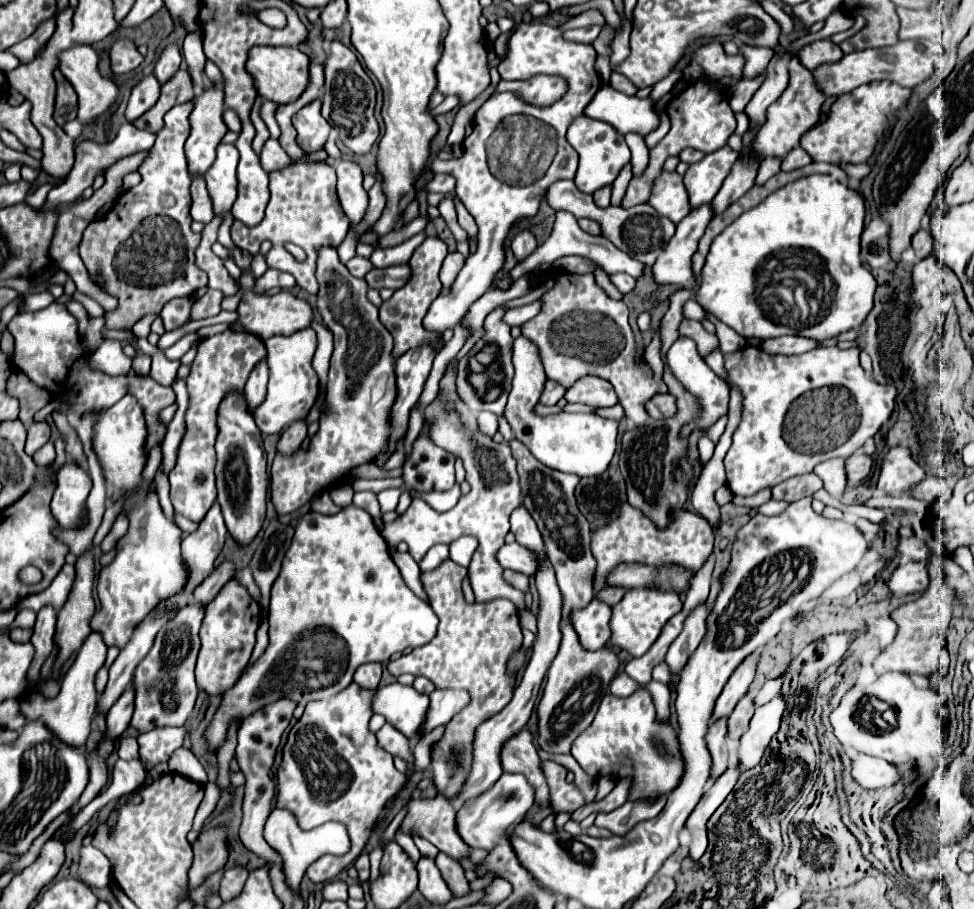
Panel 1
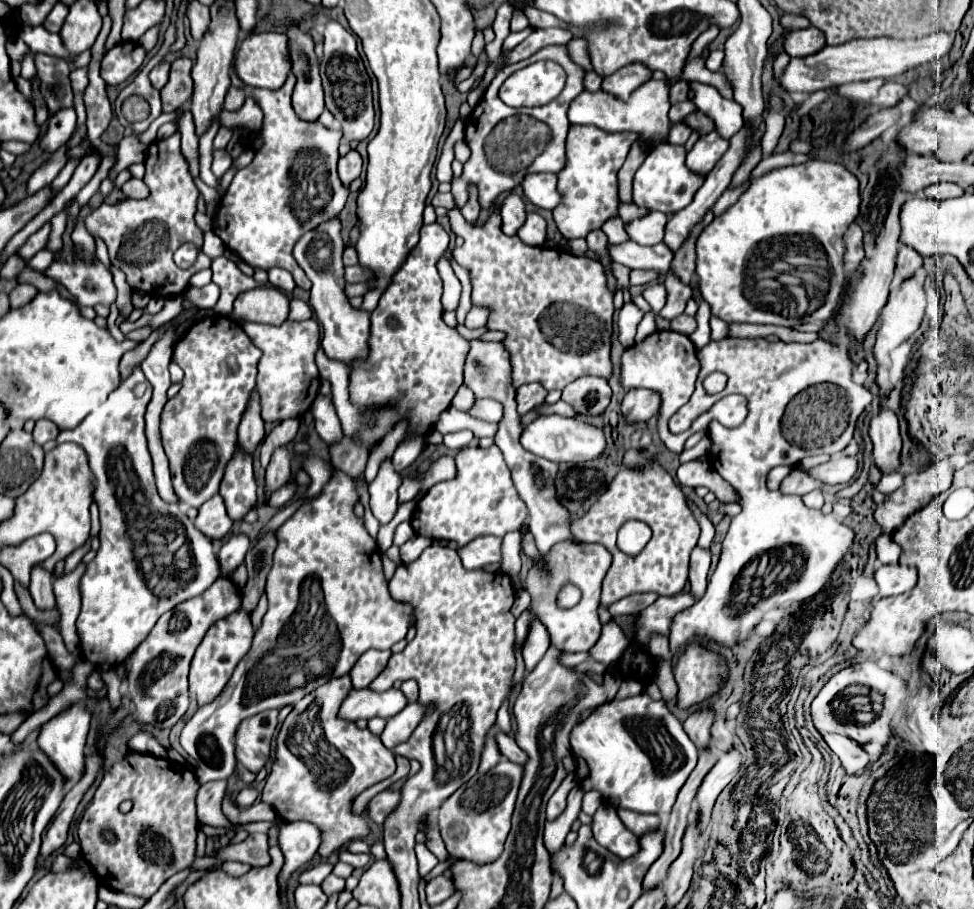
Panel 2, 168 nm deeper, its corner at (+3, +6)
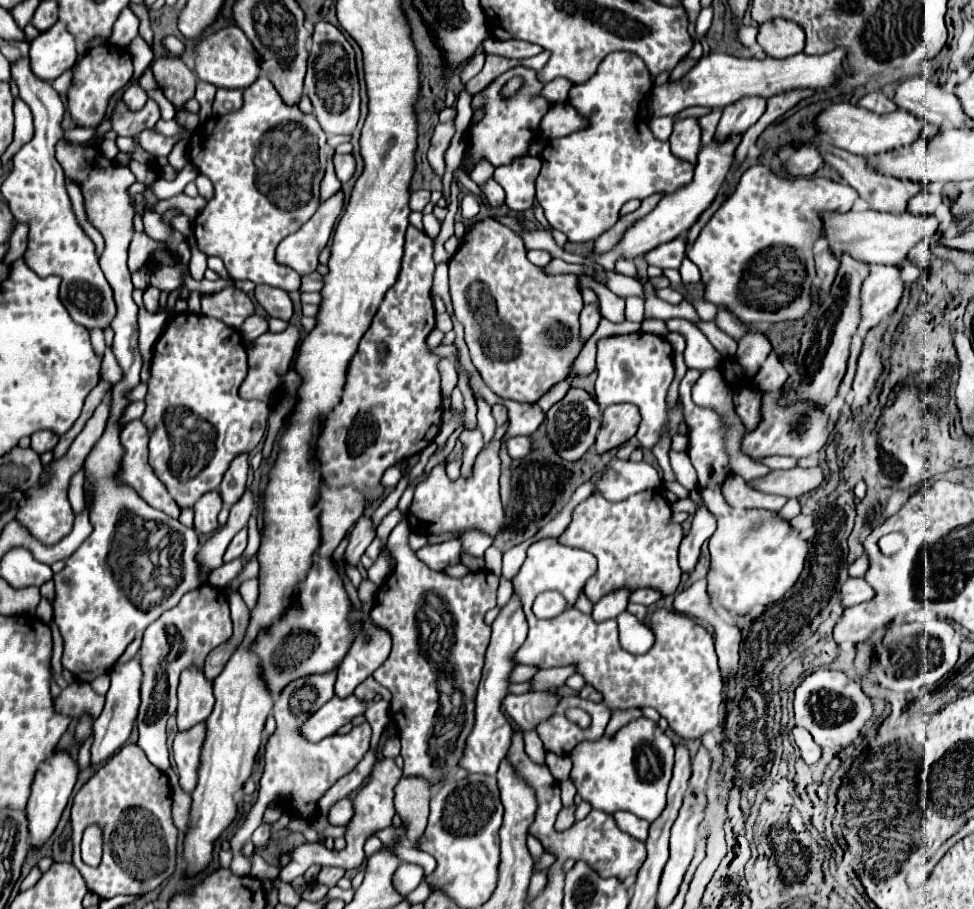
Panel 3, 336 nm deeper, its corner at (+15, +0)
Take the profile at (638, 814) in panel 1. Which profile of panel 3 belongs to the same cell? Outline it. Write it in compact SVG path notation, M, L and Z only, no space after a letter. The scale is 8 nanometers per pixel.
M617 811L613 817L615 817L617 827L619 827L623 833L639 839L641 843L649 837L649 821L639 819L639 817L635 817L633 813L629 813L629 811Z

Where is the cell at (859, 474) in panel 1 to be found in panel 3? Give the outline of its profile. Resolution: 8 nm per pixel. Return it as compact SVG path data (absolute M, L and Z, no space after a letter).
M795 467L789 471L771 471L767 477L757 479L751 483L753 489L785 495L785 497L801 497L809 491L815 491L825 481L825 469L823 467Z

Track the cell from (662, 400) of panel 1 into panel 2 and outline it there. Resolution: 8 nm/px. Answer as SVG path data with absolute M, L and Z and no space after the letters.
M647 389L627 391L621 403L621 413L629 425L647 423L657 413L657 393L649 393Z

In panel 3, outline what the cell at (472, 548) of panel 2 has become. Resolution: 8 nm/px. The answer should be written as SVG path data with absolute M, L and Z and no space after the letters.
M457 539L439 543L439 545L427 545L417 551L417 557L425 565L437 571L445 571L447 567L461 563L461 555L463 555L463 547L461 547L461 541Z

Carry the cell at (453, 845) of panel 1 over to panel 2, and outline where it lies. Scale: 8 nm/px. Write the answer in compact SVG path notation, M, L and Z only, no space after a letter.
M385 789L385 791L377 793L367 803L367 815L369 815L369 819L381 825L385 821L385 817L397 807L397 801L399 801L399 791L395 791L395 789Z

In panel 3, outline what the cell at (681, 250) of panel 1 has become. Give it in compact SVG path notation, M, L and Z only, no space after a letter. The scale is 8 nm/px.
M745 97L735 105L723 109L723 117L717 125L715 141L725 141L737 135L743 135L765 111L765 99L761 97Z

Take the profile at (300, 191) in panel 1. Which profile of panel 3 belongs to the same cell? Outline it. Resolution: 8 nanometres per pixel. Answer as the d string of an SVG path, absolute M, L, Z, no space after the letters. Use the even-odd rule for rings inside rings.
M261 75L253 87L243 91L243 107L223 117L211 117L191 137L189 159L199 173L213 181L215 195L207 207L195 219L195 239L203 253L221 257L233 281L249 279L253 283L265 283L279 287L287 293L301 289L301 277L275 261L277 245L291 233L295 233L321 205L319 187L327 167L327 137L313 115L301 113L297 107L287 107L273 83ZM263 141L277 141L271 155L263 149Z

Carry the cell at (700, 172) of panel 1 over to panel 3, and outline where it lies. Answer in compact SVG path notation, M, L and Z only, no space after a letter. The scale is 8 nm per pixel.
M689 117L689 119L677 121L669 143L671 143L671 151L675 157L695 165L697 151L701 151L701 129L697 125L697 119Z

